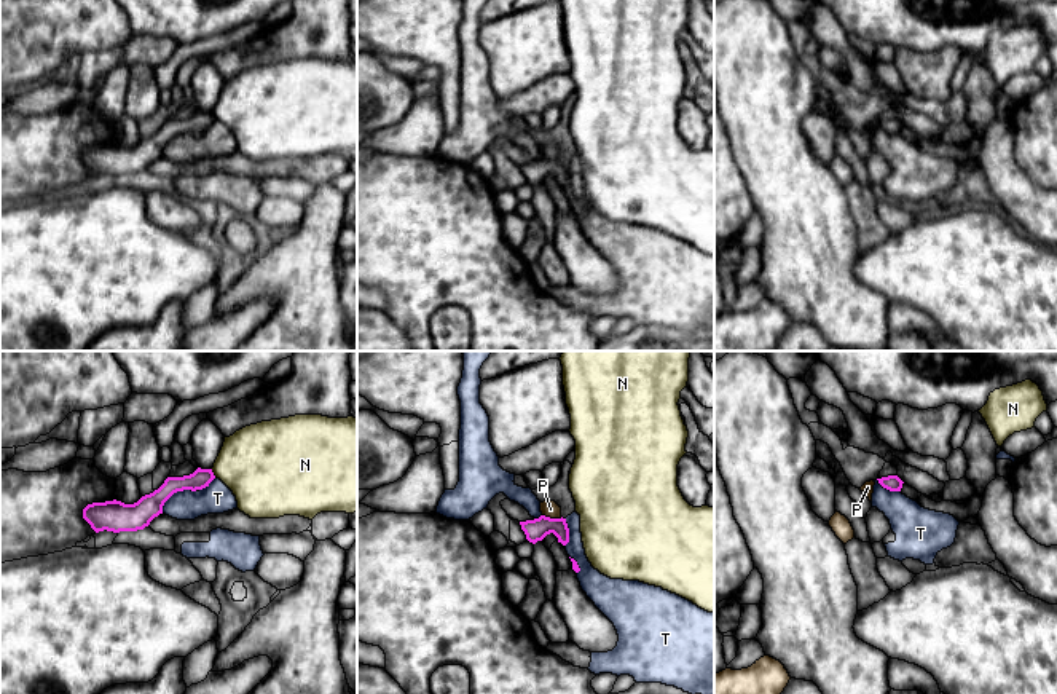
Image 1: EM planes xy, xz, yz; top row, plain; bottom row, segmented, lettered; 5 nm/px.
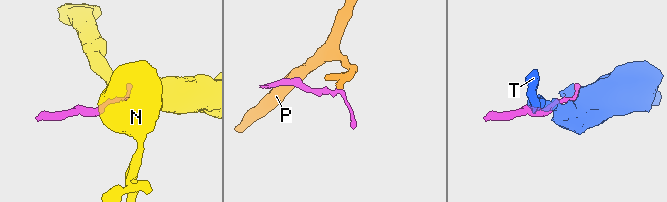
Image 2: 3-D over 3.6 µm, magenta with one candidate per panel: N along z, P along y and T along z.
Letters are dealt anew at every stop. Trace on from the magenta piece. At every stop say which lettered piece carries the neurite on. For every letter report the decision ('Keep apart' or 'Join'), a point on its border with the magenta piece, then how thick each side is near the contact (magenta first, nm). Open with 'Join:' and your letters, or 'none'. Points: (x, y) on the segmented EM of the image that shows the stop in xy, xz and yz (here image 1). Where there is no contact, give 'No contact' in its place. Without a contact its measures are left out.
Join: none
N: Keep apart. Touches magenta at xy (212, 473). Thickness 100 nm (magenta) against 400 nm
P: Keep apart. Touches magenta at xz (552, 519). Thickness 110 nm (magenta) against 80 nm
T: Keep apart. Touches magenta at xy (174, 492). Thickness 140 nm (magenta) against 160 nm

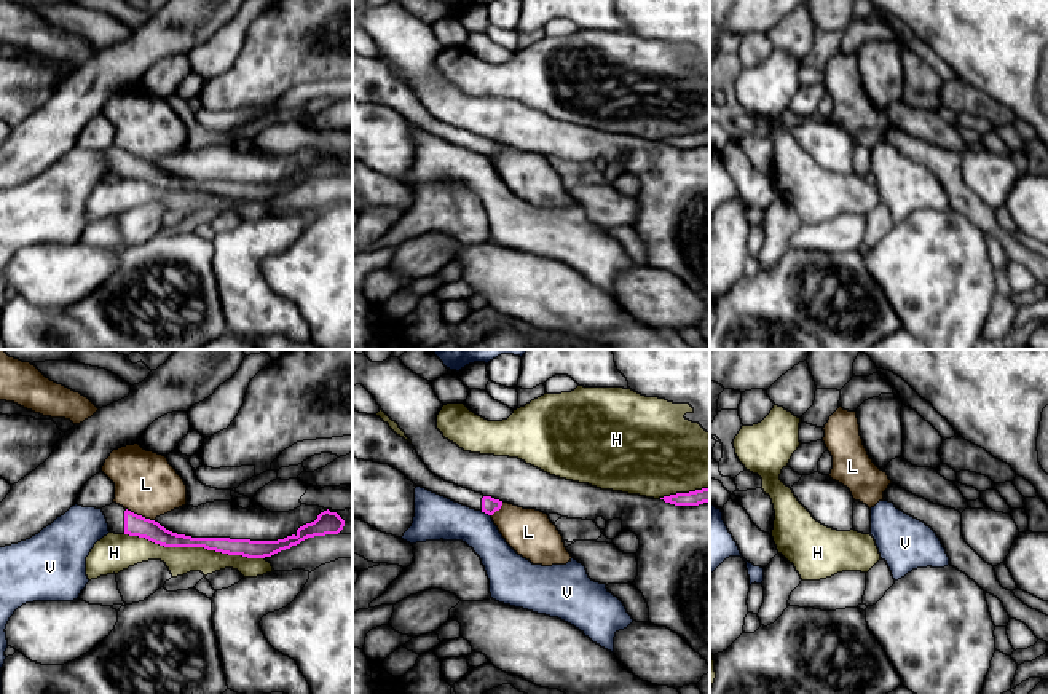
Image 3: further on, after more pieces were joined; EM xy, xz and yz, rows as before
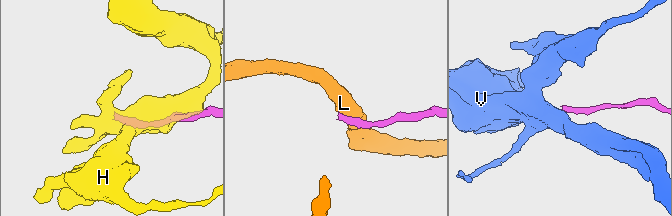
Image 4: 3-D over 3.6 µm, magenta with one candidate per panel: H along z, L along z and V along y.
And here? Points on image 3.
Join: none
H: Keep apart. Touches magenta at xy (195, 546). Thickness 100 nm (magenta) against 140 nm
L: Keep apart. Touches magenta at xy (141, 516). Thickness 110 nm (magenta) against 320 nm
V: Keep apart. Touches magenta at xz (485, 512). Thickness 80 nm (magenta) against 220 nm

